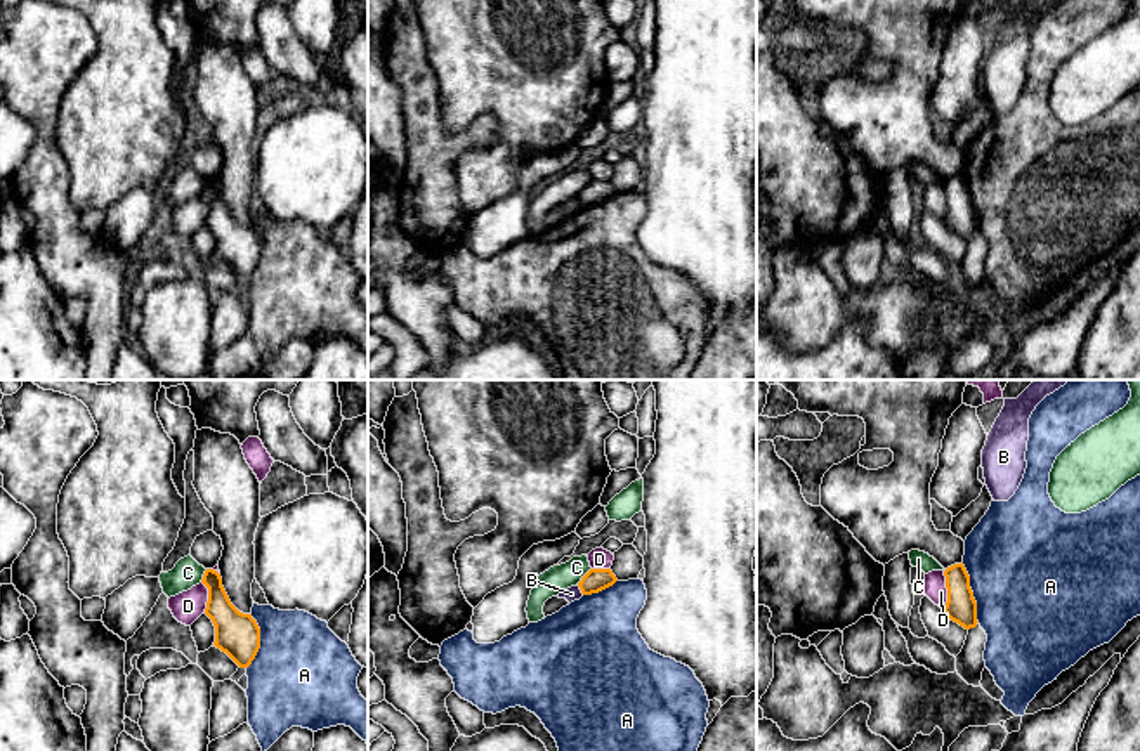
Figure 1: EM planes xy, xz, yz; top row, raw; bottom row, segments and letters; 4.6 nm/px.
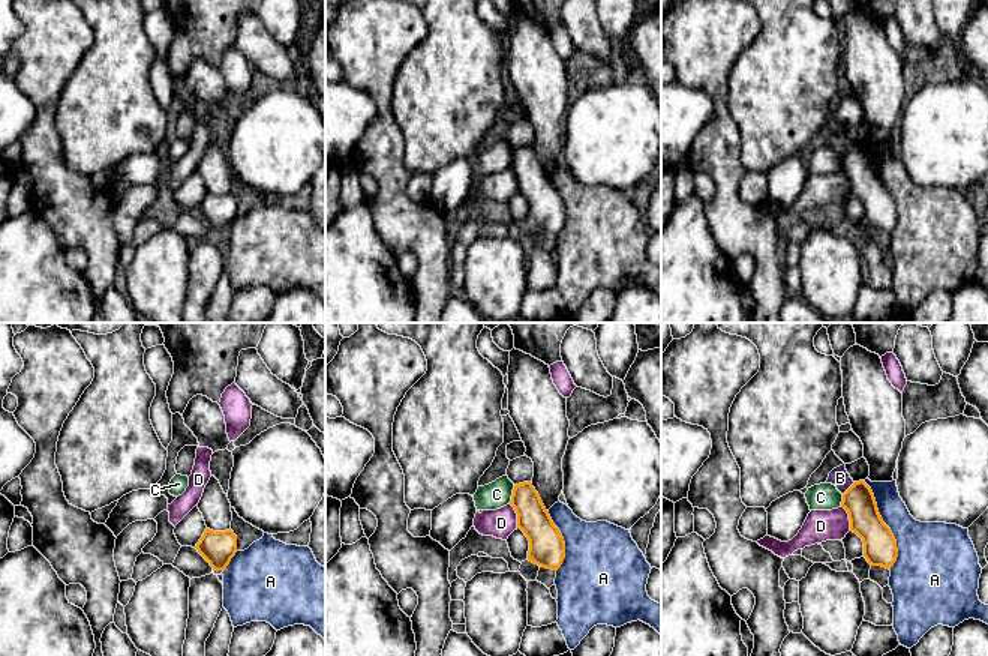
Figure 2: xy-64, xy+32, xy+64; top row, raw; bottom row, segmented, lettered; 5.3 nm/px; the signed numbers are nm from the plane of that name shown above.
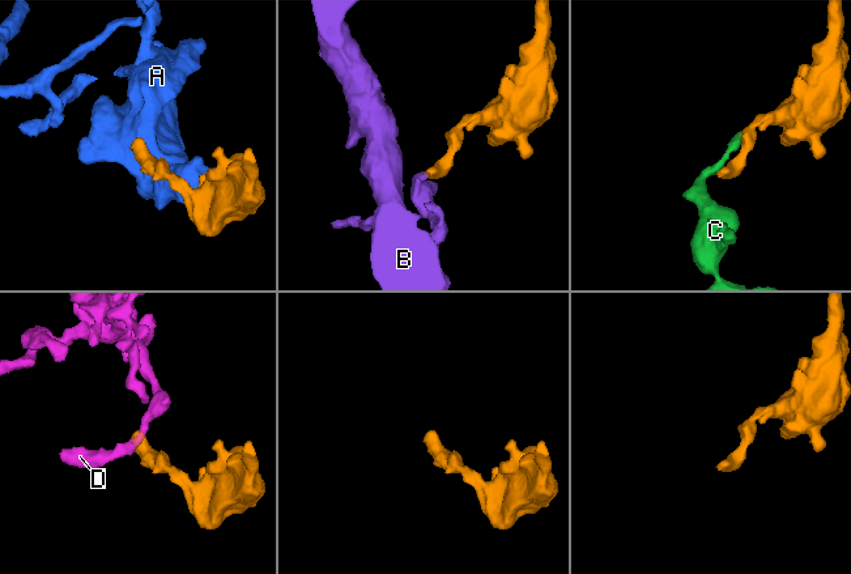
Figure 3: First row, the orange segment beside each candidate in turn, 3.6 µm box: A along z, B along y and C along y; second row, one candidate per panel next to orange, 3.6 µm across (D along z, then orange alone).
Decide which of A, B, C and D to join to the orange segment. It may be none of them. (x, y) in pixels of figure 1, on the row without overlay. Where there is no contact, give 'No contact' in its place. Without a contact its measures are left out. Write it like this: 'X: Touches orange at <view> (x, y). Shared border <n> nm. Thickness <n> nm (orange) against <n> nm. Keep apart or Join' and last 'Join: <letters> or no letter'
A: Touches orange at yz (972, 203). Shared border 300 nm. Thickness 140 nm (orange) against 500 nm. Keep apart
B: Touches orange at xz (580, 200). Shared border 60 nm. Thickness 110 nm (orange) against 70 nm. Keep apart
C: Touches orange at xz (583, 188). Shared border 100 nm. Thickness 110 nm (orange) against 120 nm. Keep apart
D: Touches orange at yz (948, 202). Shared border 180 nm. Thickness 140 nm (orange) against 100 nm. Keep apart
Join: no letter

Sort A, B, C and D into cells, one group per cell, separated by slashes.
A / B / C / D

